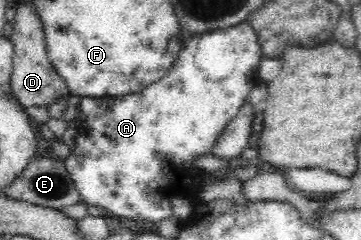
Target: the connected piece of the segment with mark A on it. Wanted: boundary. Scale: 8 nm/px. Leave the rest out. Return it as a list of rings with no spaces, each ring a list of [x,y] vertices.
[[[243,21],[233,27],[226,27],[222,30],[215,30],[202,35],[194,47],[192,41],[187,37],[180,43],[180,47],[182,47],[182,49],[178,51],[180,55],[177,55],[177,58],[174,60],[174,65],[172,65],[168,73],[166,73],[162,79],[159,79],[156,83],[151,83],[146,89],[143,89],[139,93],[122,95],[118,98],[111,98],[110,96],[82,98],[80,105],[81,113],[76,123],[74,150],[70,150],[68,157],[66,157],[63,162],[64,166],[66,166],[66,170],[68,170],[68,174],[70,174],[70,178],[72,178],[72,183],[76,186],[80,198],[82,198],[82,202],[86,203],[89,208],[94,205],[99,205],[106,209],[106,211],[110,211],[110,213],[118,215],[122,219],[128,218],[160,222],[162,219],[172,216],[172,208],[170,200],[168,200],[170,197],[180,195],[195,203],[194,199],[197,191],[200,191],[202,186],[226,180],[221,178],[216,179],[216,177],[212,176],[212,173],[210,173],[208,177],[204,177],[202,173],[199,173],[197,169],[193,168],[191,161],[199,155],[210,154],[210,147],[213,146],[215,139],[218,139],[218,136],[224,131],[227,123],[230,123],[230,120],[234,119],[234,116],[244,107],[249,91],[256,83],[260,82],[257,73],[260,60],[263,58],[263,53],[257,41],[257,33],[254,32],[254,29],[247,21]]]

